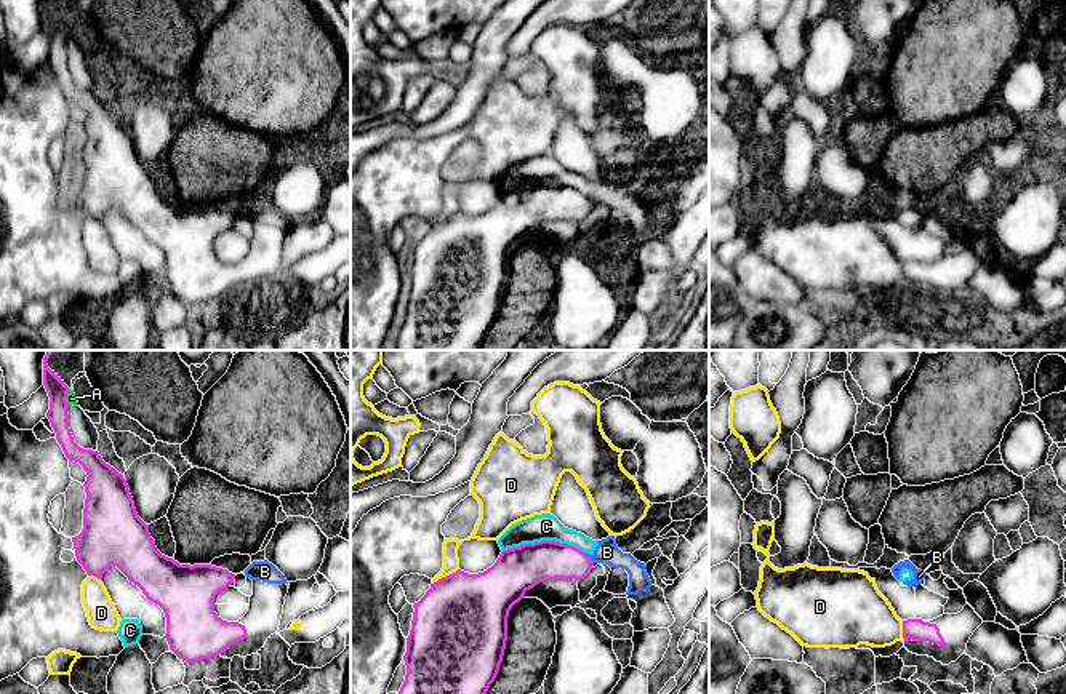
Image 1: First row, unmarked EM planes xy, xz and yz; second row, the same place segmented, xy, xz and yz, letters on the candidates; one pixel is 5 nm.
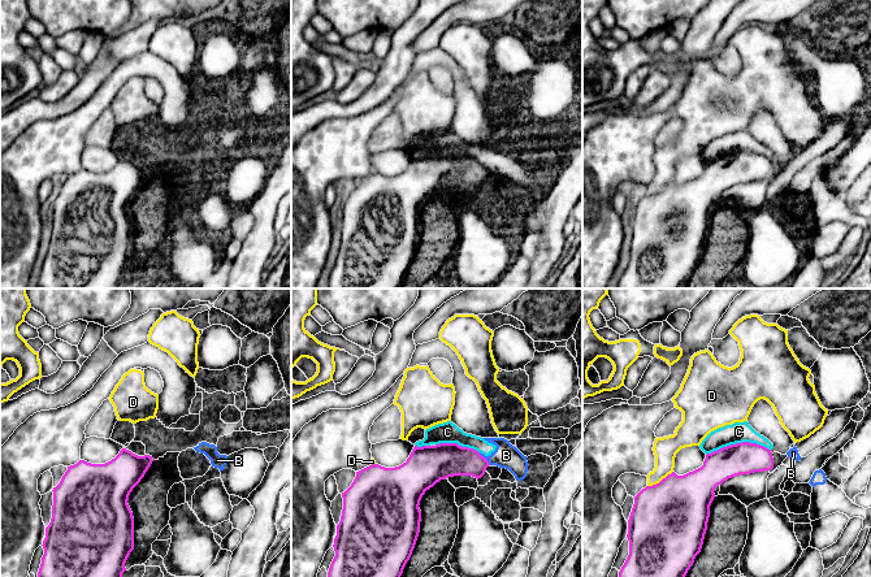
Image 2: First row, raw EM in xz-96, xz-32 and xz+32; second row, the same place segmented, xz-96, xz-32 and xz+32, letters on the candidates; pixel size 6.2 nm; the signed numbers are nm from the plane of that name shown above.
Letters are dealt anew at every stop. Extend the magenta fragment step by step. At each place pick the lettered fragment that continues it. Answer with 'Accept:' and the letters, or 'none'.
Accept: none

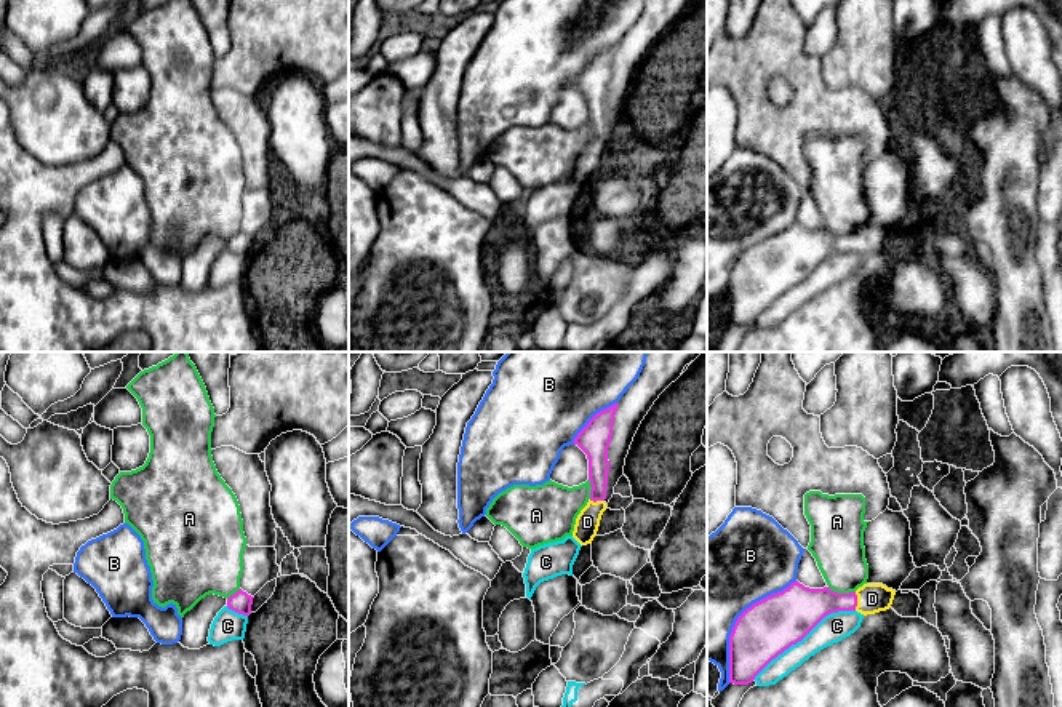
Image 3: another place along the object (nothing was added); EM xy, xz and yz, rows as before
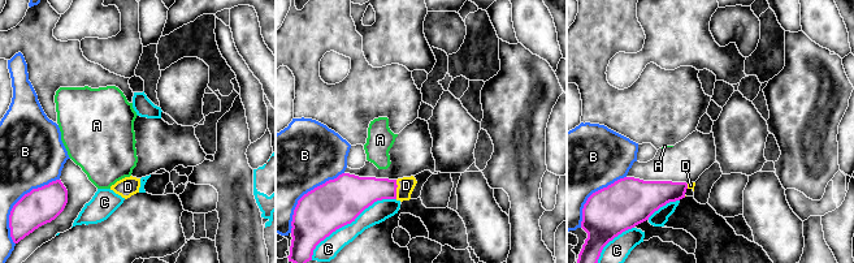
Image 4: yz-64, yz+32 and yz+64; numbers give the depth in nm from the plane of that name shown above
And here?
Accept: D

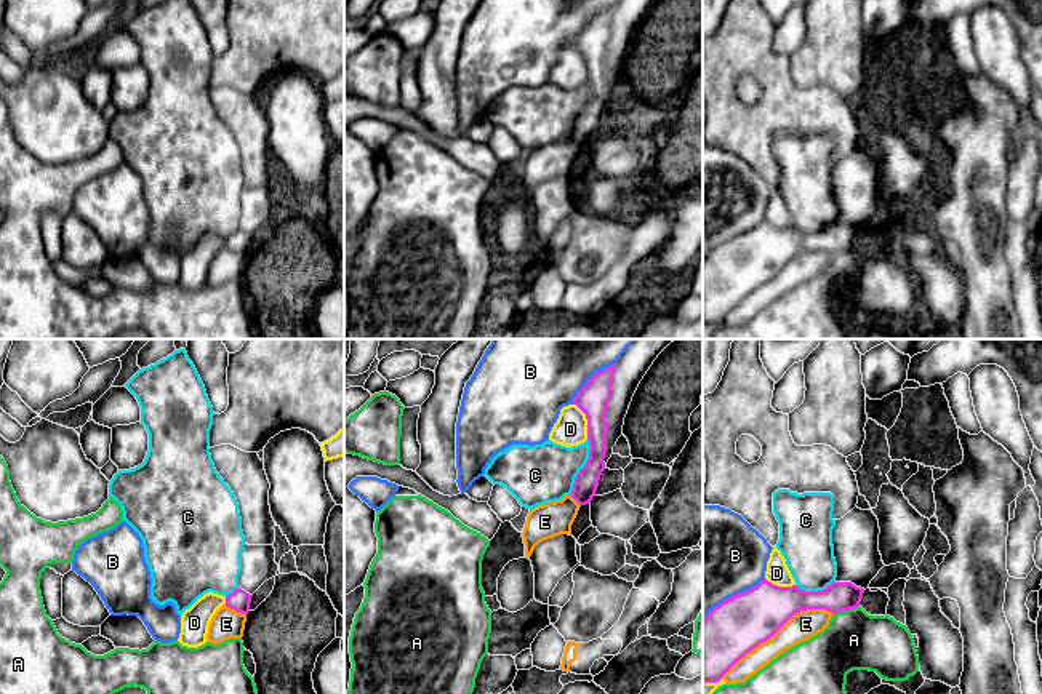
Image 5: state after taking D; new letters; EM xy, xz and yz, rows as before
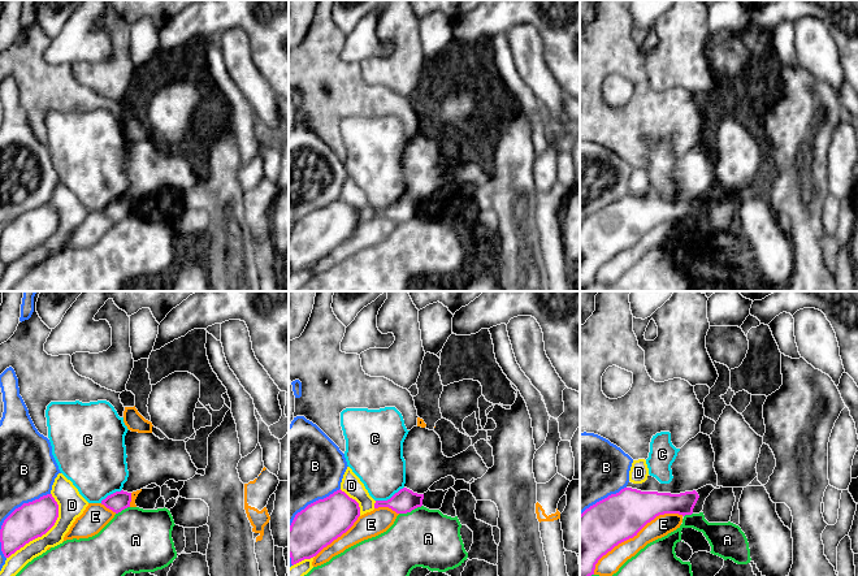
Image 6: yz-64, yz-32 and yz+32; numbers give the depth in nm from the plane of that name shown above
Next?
Accept: none

